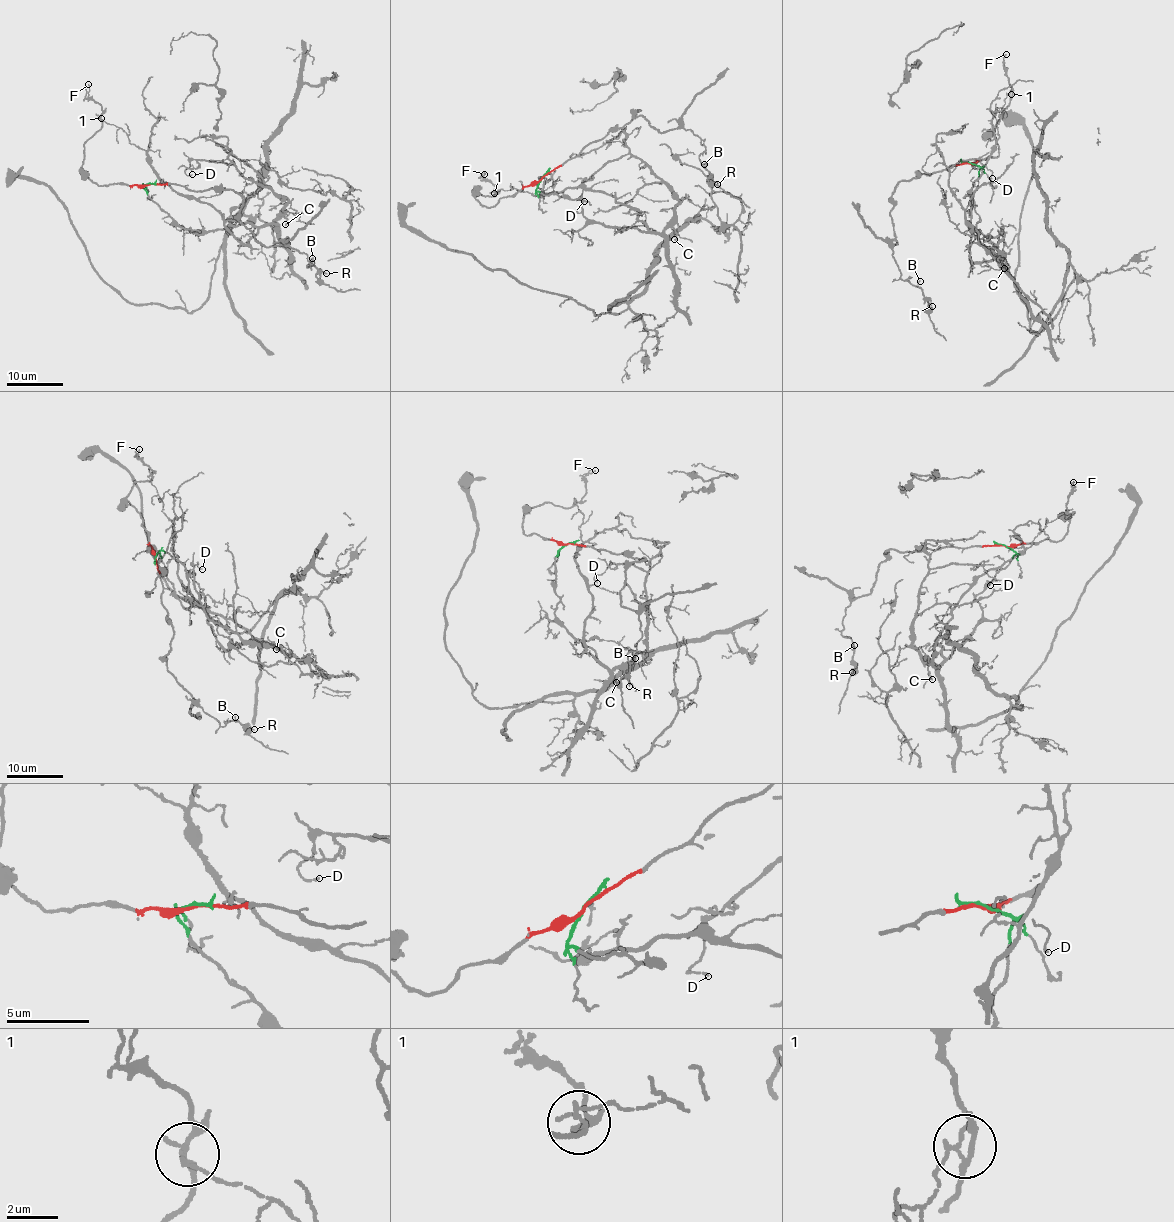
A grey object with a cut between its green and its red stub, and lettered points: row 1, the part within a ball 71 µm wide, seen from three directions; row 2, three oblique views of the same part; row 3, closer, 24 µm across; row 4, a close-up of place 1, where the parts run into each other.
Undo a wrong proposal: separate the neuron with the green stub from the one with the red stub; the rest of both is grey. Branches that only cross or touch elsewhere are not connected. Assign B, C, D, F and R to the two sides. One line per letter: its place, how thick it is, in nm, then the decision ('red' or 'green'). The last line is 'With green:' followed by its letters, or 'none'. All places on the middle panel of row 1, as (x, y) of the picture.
B: place (704, 164); calibre 140 nm; red
C: place (674, 239); calibre 160 nm; green
D: place (584, 201); calibre 130 nm; green
F: place (484, 174); calibre 110 nm; red
R: place (717, 184); calibre 110 nm; red
With green: C, D

